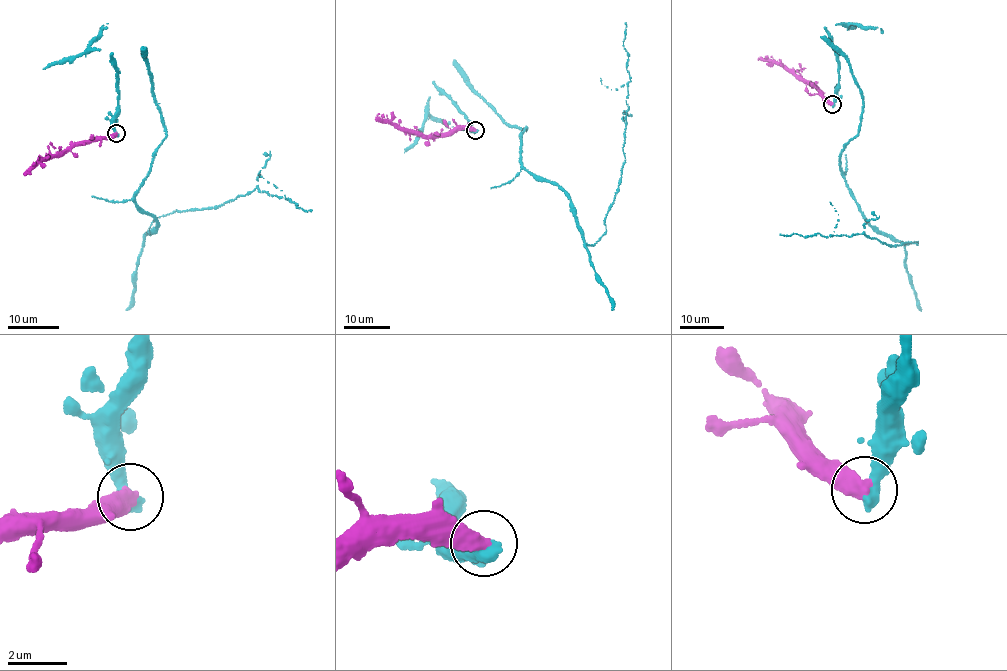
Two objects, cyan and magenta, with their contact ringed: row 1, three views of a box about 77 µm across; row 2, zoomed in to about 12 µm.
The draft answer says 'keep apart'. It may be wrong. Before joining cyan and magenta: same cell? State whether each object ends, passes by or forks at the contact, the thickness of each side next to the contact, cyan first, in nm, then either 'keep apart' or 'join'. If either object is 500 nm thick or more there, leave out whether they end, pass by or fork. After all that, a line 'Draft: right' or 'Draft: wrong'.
550/500 nm | keep apart
Draft: right

